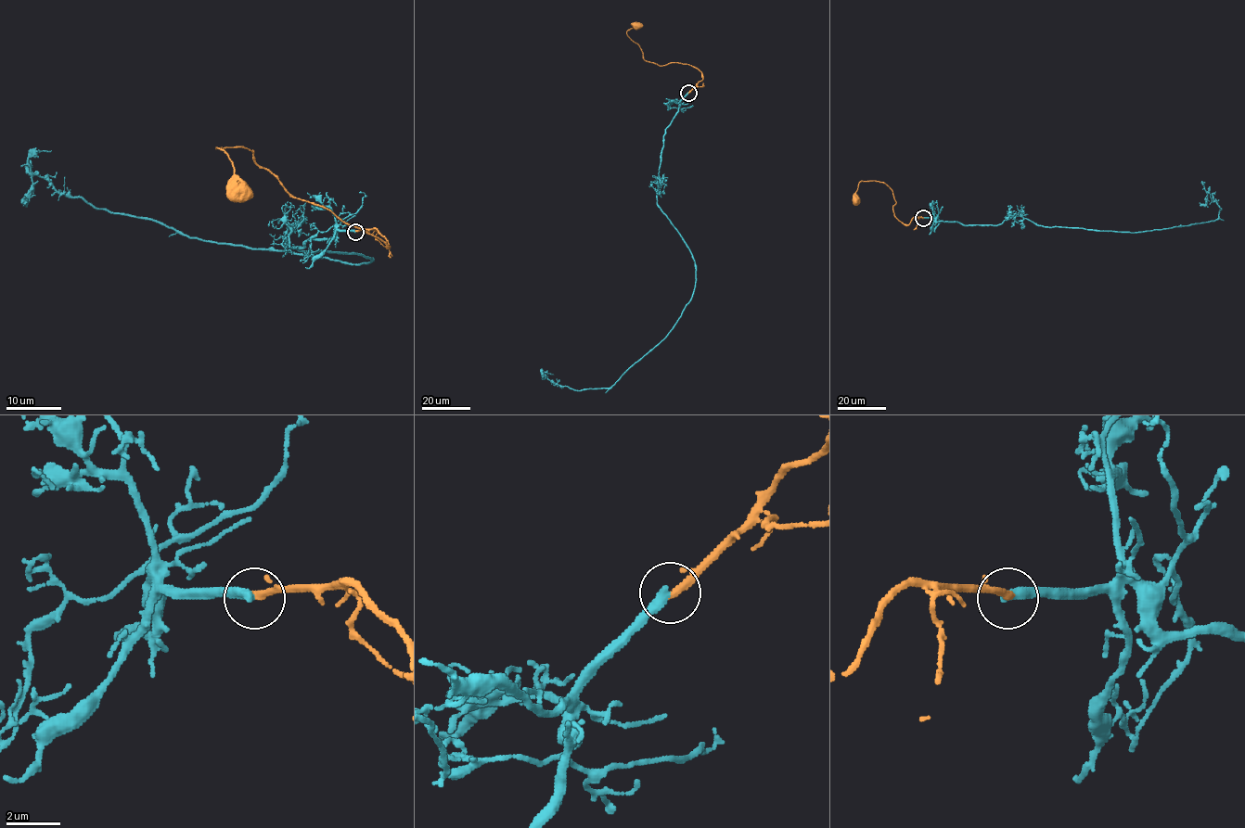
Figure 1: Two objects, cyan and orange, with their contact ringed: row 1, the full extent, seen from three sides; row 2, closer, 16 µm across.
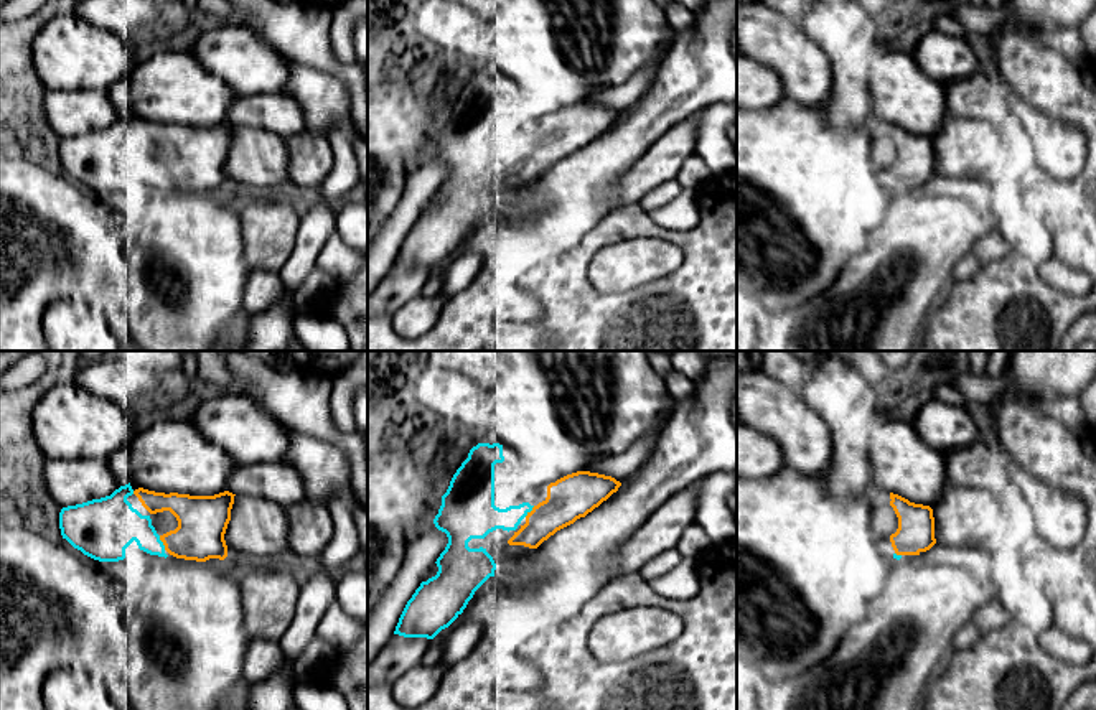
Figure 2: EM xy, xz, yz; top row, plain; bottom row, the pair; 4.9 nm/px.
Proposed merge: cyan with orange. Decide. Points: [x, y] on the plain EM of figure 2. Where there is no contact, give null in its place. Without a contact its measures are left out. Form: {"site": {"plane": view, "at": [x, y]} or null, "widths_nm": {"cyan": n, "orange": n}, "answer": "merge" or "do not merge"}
{"site": {"plane": "xy", "at": [162, 173]}, "widths_nm": {"cyan": 240, "orange": 240}, "answer": "do not merge"}

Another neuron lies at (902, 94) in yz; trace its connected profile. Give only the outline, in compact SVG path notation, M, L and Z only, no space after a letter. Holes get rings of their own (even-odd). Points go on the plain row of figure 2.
M890 49L869 72L872 112L910 133L934 137L948 119L944 84L925 74L911 53Z

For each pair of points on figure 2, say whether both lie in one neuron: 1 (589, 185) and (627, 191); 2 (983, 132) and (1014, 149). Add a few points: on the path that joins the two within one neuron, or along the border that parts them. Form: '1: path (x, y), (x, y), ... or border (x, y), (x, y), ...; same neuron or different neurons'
1: border (638, 160), (613, 188), (608, 211); different neurons
2: path (991, 140), (999, 149), (1006, 149); same neuron

